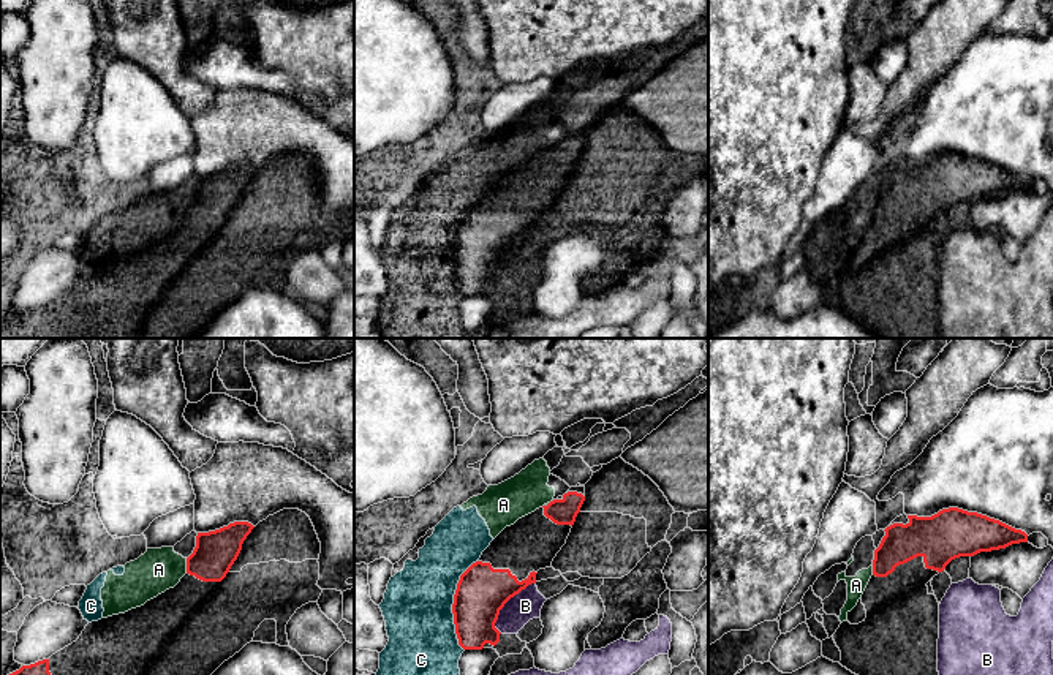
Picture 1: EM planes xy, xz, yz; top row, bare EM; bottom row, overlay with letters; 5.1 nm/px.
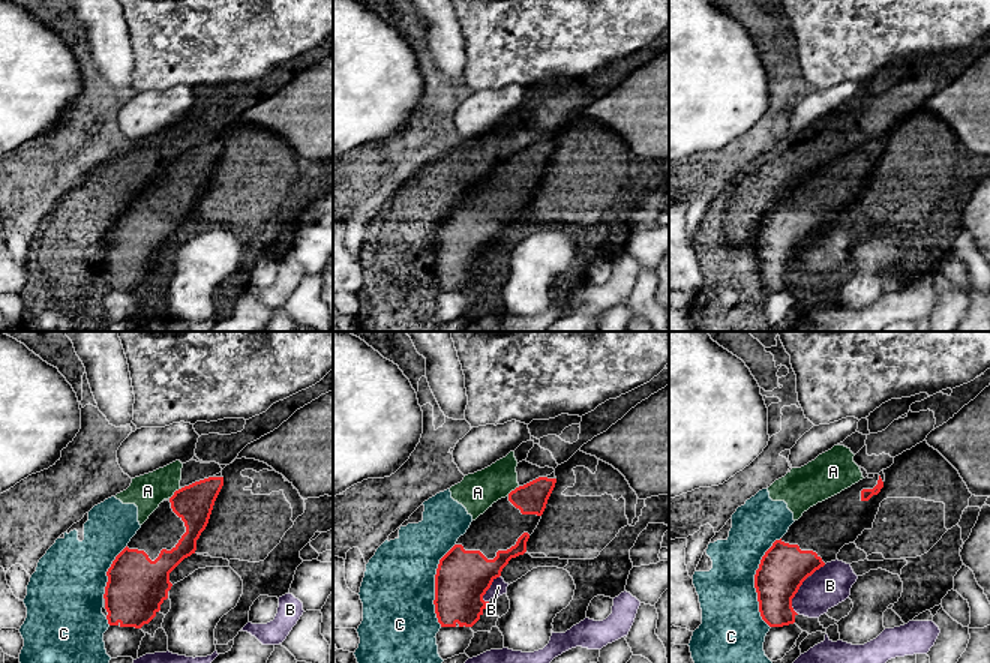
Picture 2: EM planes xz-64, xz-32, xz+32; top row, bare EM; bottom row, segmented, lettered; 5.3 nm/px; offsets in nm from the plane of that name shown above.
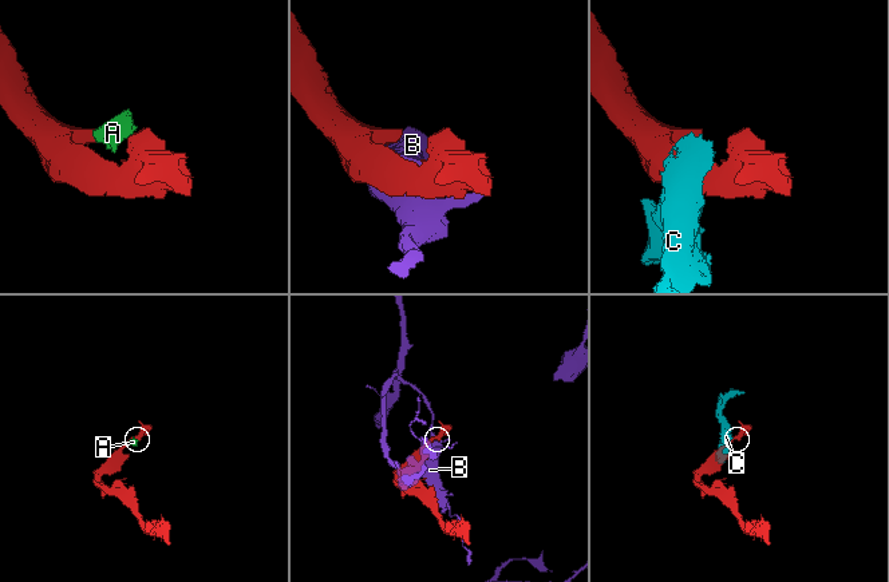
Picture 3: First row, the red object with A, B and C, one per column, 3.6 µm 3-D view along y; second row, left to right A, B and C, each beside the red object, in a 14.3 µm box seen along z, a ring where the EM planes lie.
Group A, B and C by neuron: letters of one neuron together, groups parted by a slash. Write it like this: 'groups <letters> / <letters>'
groups A C / B

